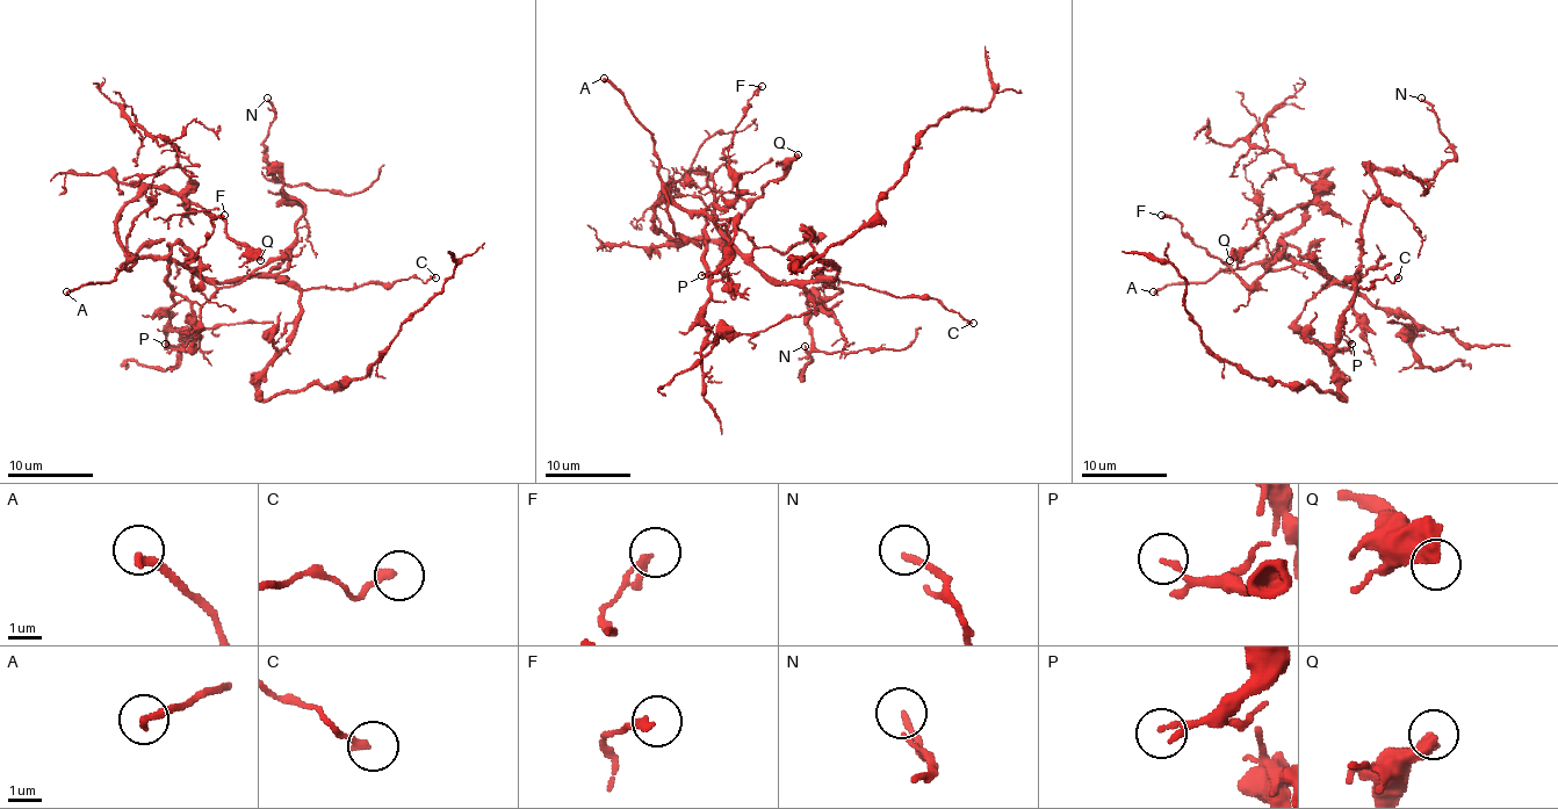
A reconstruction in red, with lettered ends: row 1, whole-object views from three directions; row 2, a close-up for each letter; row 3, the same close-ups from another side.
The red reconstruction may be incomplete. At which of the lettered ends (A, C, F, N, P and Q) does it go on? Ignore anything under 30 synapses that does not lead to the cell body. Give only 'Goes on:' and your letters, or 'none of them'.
Goes on: A

